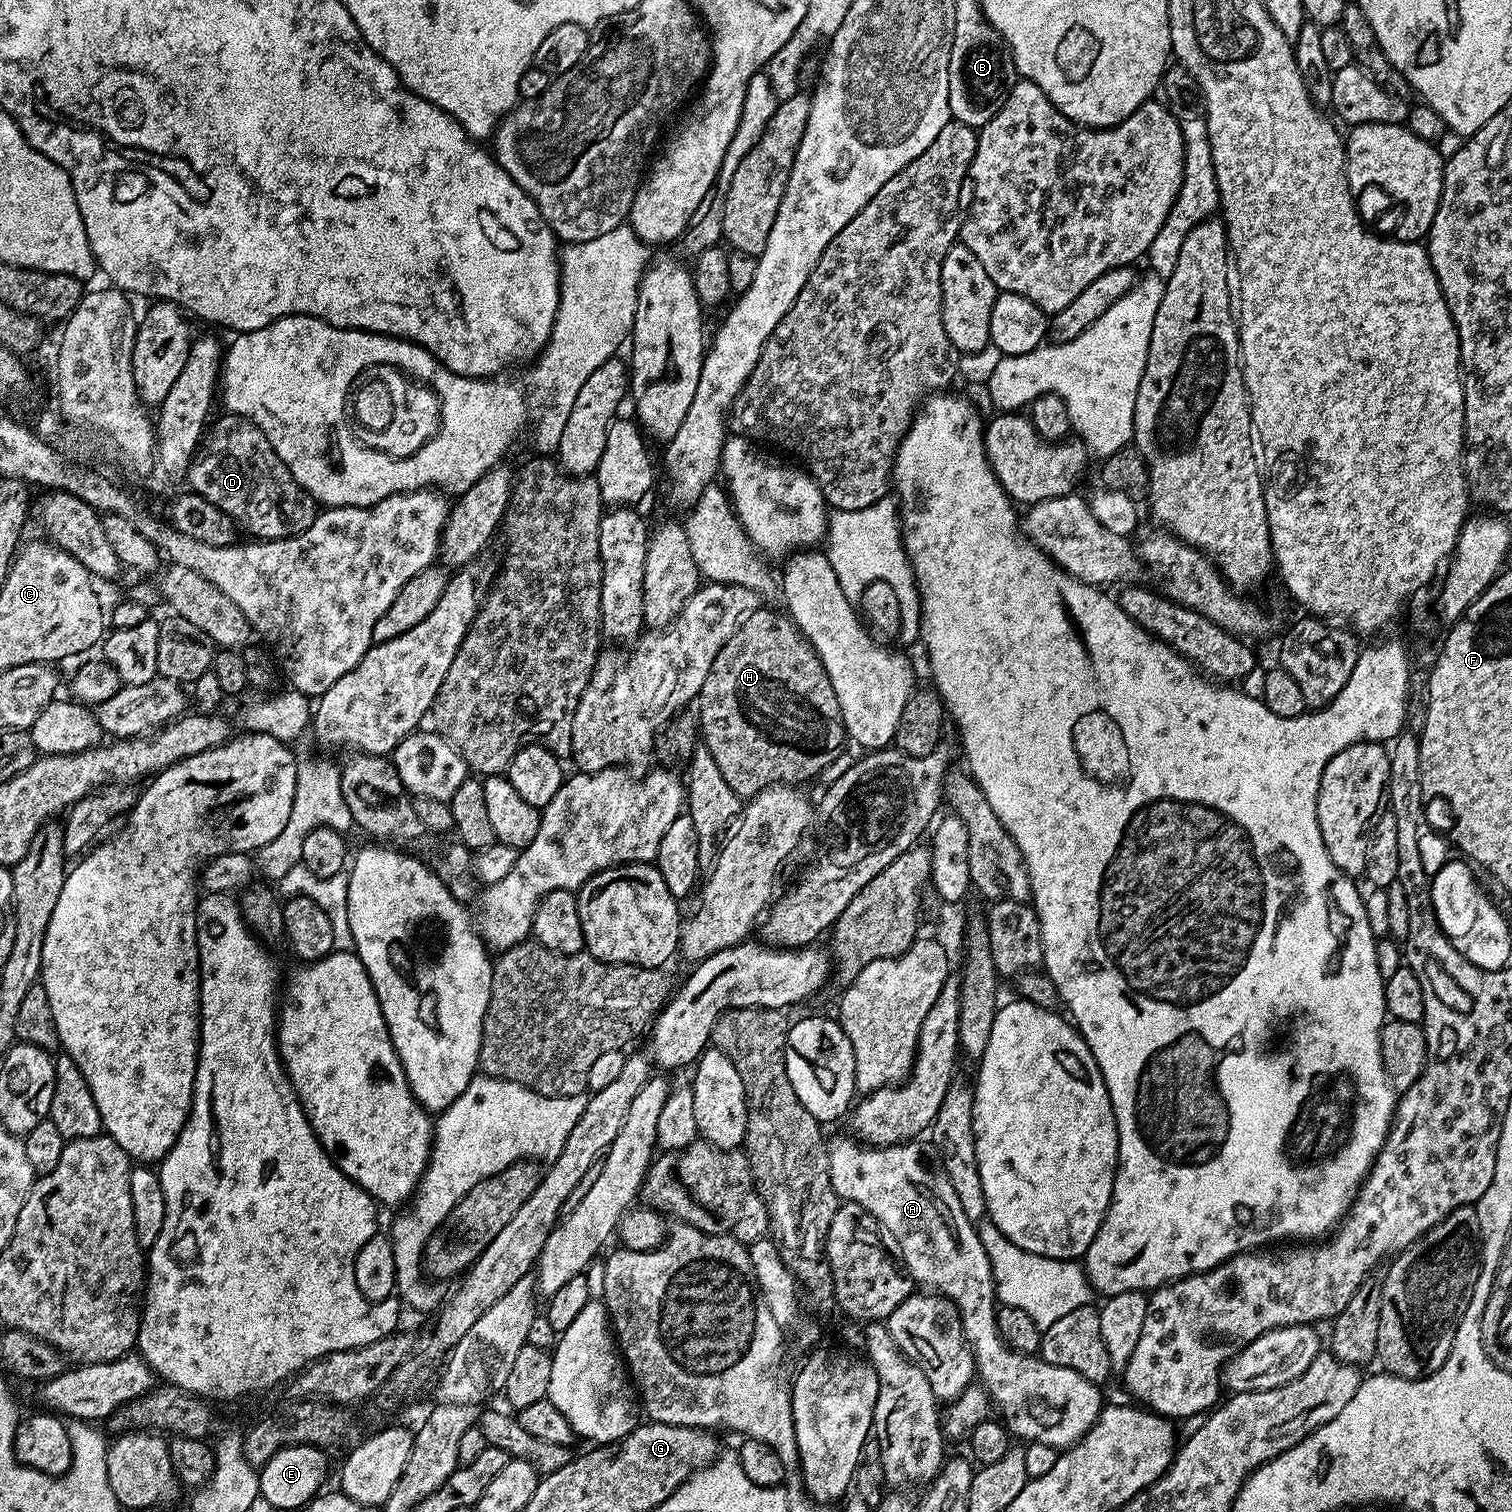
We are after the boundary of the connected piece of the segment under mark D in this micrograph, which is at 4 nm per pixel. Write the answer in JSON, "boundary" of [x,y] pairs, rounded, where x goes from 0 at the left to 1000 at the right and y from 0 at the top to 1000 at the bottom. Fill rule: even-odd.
{"boundary":[[[144,274],[140,278],[130,301],[128,302],[123,315],[124,322],[136,329],[136,332],[144,335],[144,337],[149,339],[161,351],[162,349],[167,354],[165,355],[171,356],[173,358],[188,357],[190,354],[196,354],[202,351],[210,340],[209,330],[193,315],[187,303],[184,303],[181,295],[179,295],[176,287],[173,287],[173,284],[171,284],[168,279],[159,275],[147,274]]]}

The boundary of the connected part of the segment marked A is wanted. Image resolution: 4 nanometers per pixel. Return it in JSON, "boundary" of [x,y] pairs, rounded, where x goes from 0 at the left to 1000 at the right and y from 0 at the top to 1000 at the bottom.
{"boundary":[[[565,753],[550,755],[548,760],[548,765],[549,766],[549,779],[550,784],[553,788],[553,790],[556,794],[567,796],[573,800],[575,800],[575,803],[578,803],[578,806],[581,806],[581,808],[585,812],[585,815],[589,818],[591,823],[594,826],[594,829],[598,833],[598,837],[601,840],[601,844],[606,850],[612,849],[612,853],[616,853],[617,855],[626,858],[632,863],[632,866],[635,868],[635,874],[638,878],[638,884],[640,885],[643,893],[643,899],[646,901],[646,910],[653,925],[657,929],[661,931],[661,936],[663,937],[663,941],[665,942],[667,948],[670,950],[675,950],[677,954],[692,954],[692,956],[703,959],[709,957],[713,954],[716,950],[720,948],[724,943],[724,940],[728,937],[729,927],[728,927],[728,919],[726,916],[722,915],[718,911],[716,911],[716,909],[713,909],[710,906],[708,906],[705,903],[697,903],[688,899],[687,896],[677,897],[675,894],[670,894],[669,892],[664,890],[664,886],[660,882],[660,877],[659,876],[659,866],[660,860],[659,858],[659,849],[656,847],[656,838],[655,837],[655,832],[652,829],[652,827],[649,824],[649,821],[646,815],[646,810],[639,806],[639,803],[636,803],[636,795],[634,795],[634,790],[631,790],[631,784],[628,784],[628,779],[624,776],[619,767],[619,759],[616,755],[599,755],[597,757],[589,757],[587,759],[580,759],[579,758],[572,758],[571,756],[567,755]]]}

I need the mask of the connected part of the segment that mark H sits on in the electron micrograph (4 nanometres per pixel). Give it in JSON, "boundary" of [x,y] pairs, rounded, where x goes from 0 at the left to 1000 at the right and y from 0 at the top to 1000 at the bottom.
{"boundary":[[[503,401],[501,404],[493,407],[487,415],[486,419],[480,425],[480,427],[478,427],[478,430],[475,430],[475,435],[472,435],[472,440],[470,440],[470,446],[467,446],[467,451],[463,457],[462,466],[462,484],[464,487],[464,491],[470,496],[470,499],[472,499],[472,504],[475,504],[475,509],[478,509],[478,515],[480,515],[480,517],[483,517],[484,522],[490,528],[497,528],[509,519],[529,517],[526,516],[534,516],[536,513],[537,515],[542,514],[544,508],[549,507],[549,504],[552,504],[552,501],[554,501],[560,495],[557,470],[555,469],[554,461],[552,459],[552,454],[550,453],[549,448],[547,448],[544,438],[523,409],[517,405],[517,406],[510,405],[508,401]]]}

